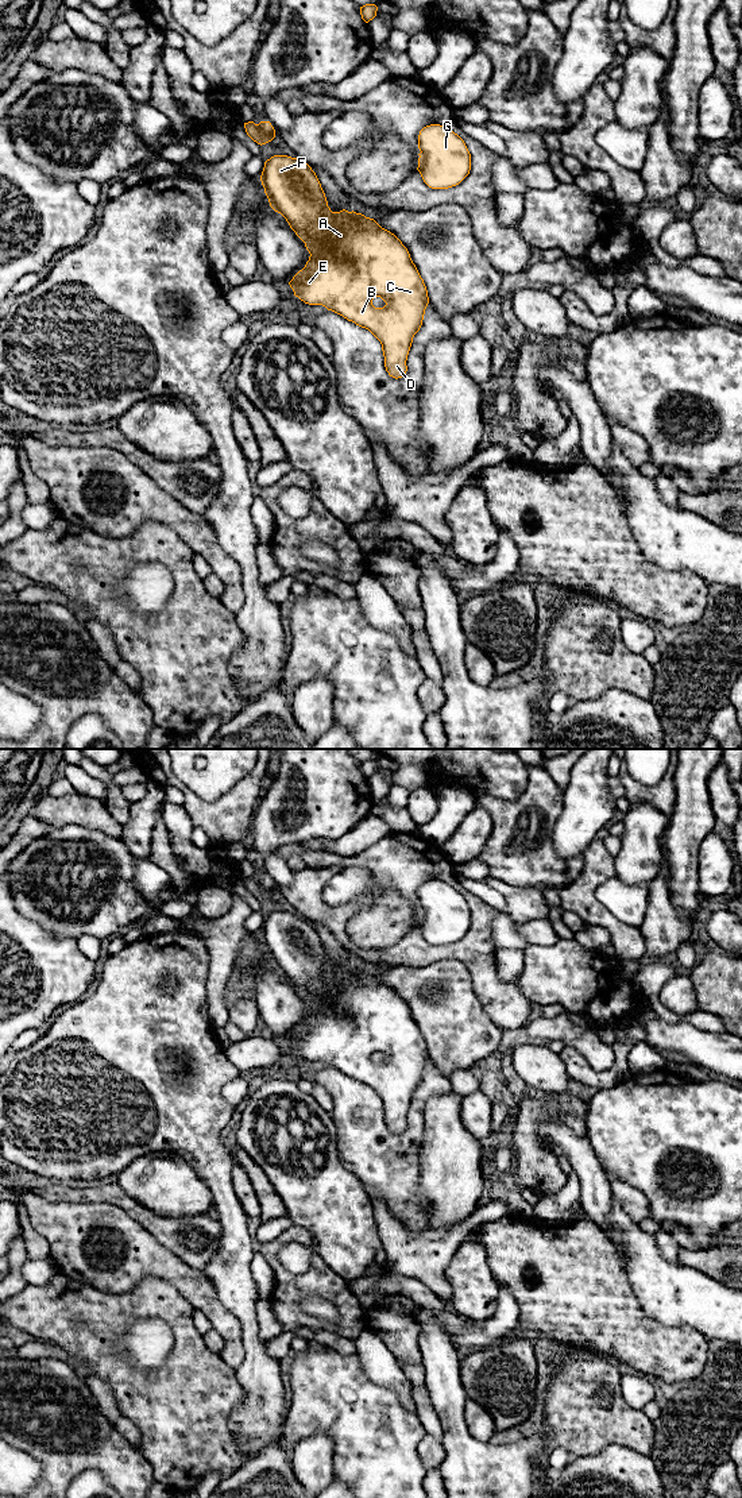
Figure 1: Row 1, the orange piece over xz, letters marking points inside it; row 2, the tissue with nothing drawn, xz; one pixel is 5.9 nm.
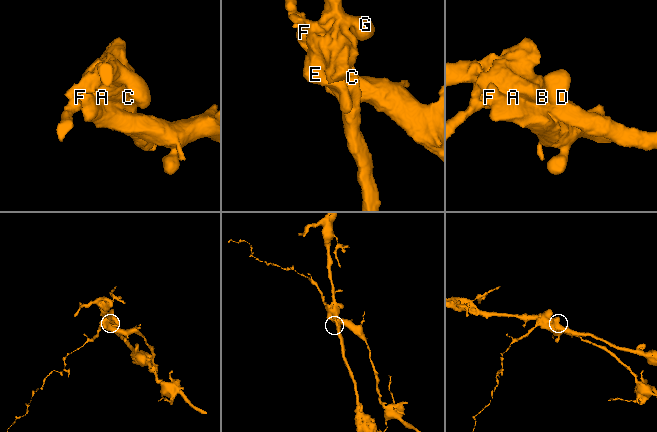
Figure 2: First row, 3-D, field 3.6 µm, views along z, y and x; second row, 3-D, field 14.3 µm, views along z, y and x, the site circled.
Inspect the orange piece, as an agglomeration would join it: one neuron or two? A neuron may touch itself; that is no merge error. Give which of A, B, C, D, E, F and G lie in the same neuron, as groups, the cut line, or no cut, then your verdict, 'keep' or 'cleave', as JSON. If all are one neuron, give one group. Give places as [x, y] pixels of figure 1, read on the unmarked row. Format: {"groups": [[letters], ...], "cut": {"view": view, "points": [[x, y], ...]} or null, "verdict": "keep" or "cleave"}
{"groups": [["A", "B", "C", "D", "E", "G"], ["F"]], "cut": {"view": "xz", "points": [[327, 961], [327, 976], [309, 996], [304, 997]]}, "verdict": "cleave"}

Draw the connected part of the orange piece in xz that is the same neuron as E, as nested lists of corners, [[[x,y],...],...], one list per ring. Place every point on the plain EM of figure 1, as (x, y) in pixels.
[[[326,962],[328,976],[320,981],[310,997],[304,997],[310,1012],[305,1023],[289,1038],[294,1051],[309,1061],[322,1061],[348,1077],[368,1085],[382,1100],[384,1123],[390,1132],[402,1134],[414,1090],[420,1086],[429,1059],[428,1046],[407,1004],[390,987],[362,969],[332,968]]]

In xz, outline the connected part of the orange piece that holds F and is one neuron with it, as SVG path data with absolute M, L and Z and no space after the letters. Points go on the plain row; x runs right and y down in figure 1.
M274 911L264 918L260 937L270 962L286 974L302 997L310 997L317 984L328 976L328 957L312 923L298 912Z

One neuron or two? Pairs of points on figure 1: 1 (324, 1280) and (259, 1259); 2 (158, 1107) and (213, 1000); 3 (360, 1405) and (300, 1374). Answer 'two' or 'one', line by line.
1: two
2: two
3: one

